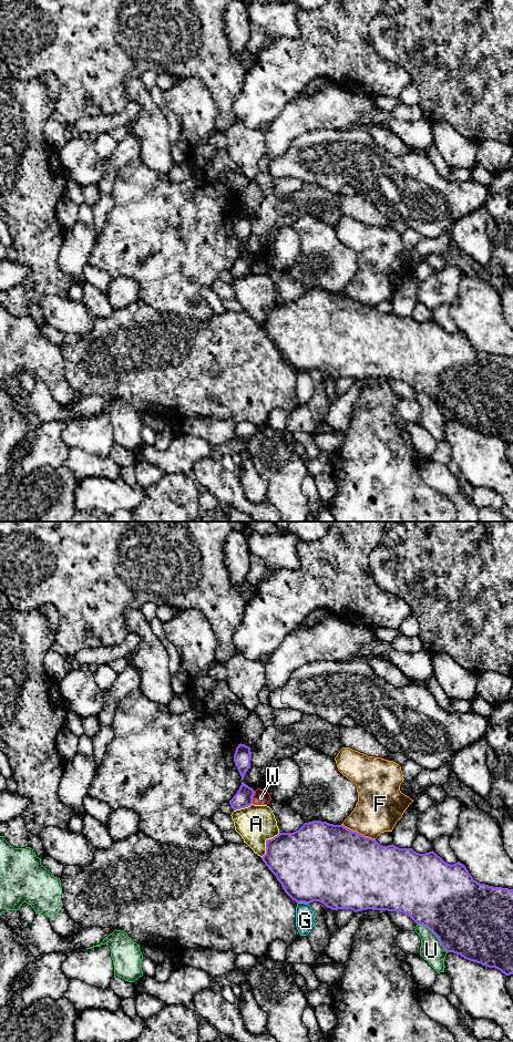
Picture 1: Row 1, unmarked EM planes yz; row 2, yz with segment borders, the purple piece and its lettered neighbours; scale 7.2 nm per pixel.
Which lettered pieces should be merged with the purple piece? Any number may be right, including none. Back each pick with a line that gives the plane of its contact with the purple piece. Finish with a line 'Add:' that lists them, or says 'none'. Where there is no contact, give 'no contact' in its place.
Add: none

